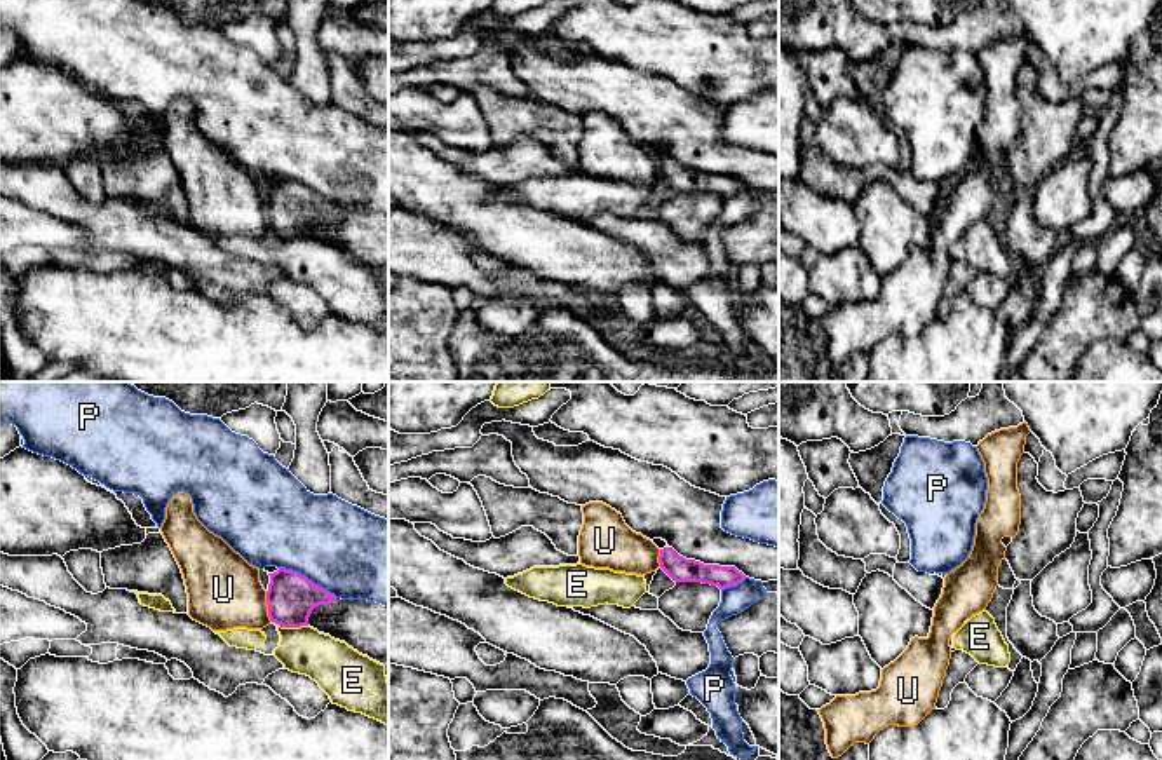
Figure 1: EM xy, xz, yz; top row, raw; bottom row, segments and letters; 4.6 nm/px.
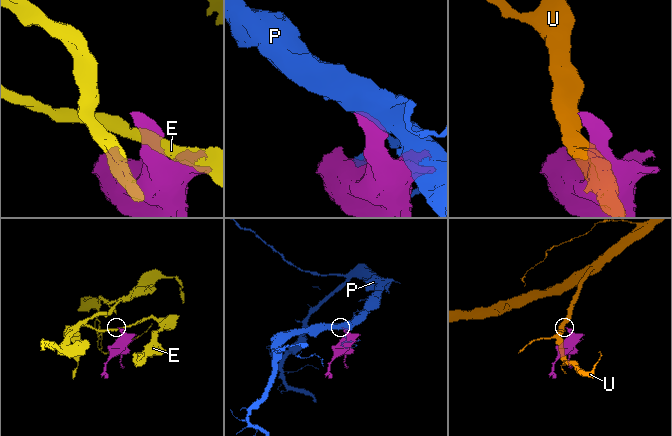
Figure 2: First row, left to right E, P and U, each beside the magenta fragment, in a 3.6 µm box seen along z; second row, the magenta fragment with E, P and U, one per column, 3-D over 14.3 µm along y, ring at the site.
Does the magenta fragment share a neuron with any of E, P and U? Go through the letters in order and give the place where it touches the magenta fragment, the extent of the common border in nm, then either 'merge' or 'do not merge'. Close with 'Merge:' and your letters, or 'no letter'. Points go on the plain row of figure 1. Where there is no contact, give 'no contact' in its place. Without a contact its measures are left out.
E: contact xy (291, 236); length 150 nm; do not merge
P: contact xy (307, 189); length 300 nm; do not merge
U: contact xy (269, 217); length 150 nm; do not merge
Merge: no letter

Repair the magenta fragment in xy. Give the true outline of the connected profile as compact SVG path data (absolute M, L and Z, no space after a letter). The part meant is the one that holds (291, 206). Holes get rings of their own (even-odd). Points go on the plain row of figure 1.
M279 178L268 185L268 227L280 237L308 235L308 227L315 216L329 214L336 209L334 204L298 181Z

